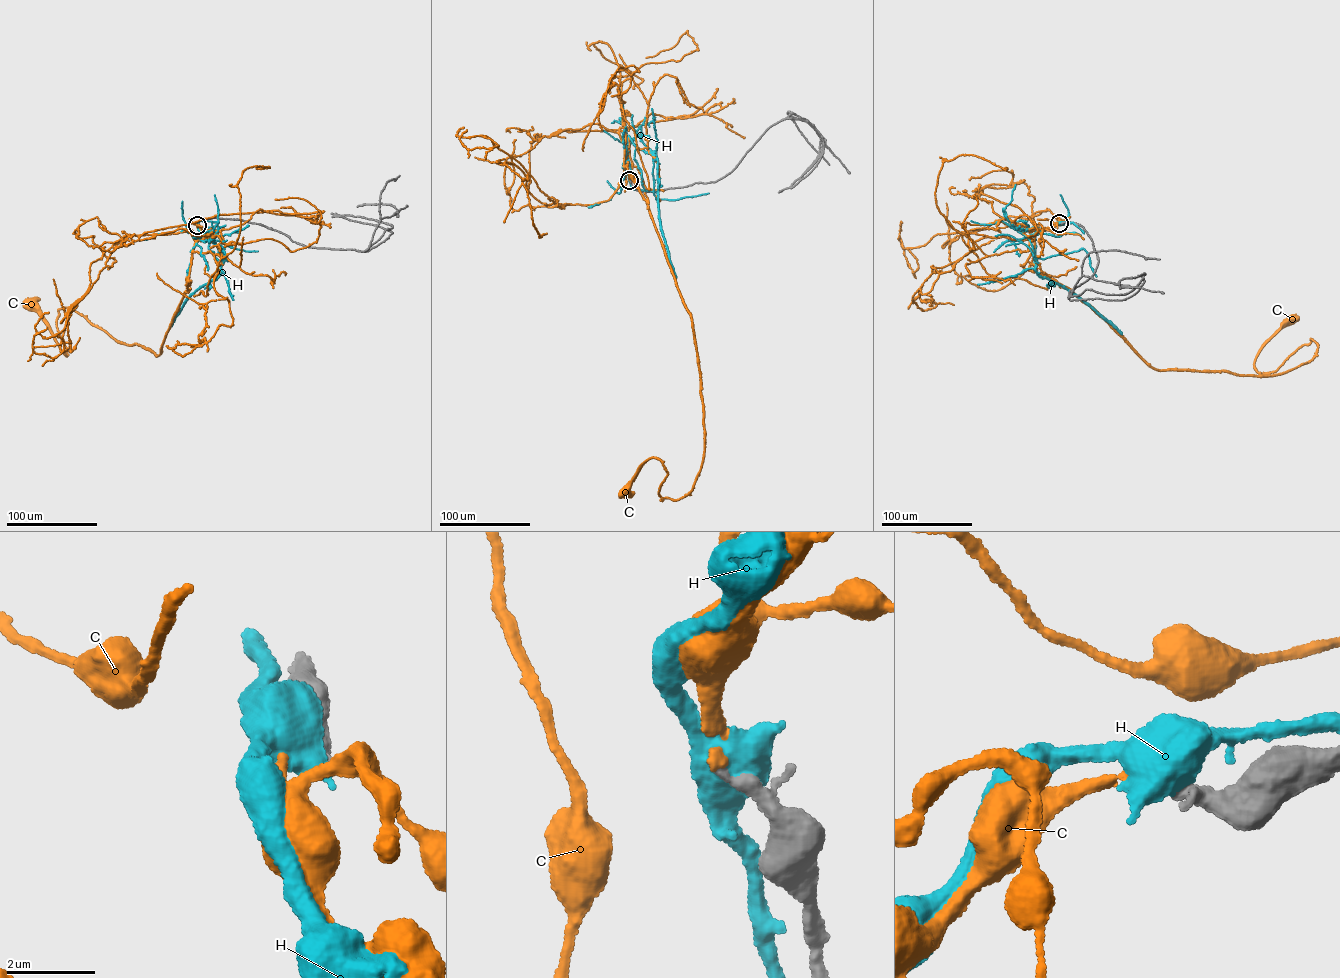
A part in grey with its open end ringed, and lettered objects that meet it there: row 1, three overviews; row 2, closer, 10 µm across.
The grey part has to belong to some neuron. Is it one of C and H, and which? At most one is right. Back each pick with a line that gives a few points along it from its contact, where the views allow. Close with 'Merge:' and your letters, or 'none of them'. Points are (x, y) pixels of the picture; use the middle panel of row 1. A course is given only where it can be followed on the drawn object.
C: Its course: (629, 180), (628, 149), (691, 318), (704, 439), (685, 495), (660, 500), (653, 457), (625, 492)
Merge: C

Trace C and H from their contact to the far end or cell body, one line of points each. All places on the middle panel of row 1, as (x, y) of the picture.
C: (629, 180), (628, 149), (691, 318), (704, 439), (685, 495), (660, 500), (653, 457), (625, 492)
H: (629, 180), (628, 135), (640, 149), (655, 151), (658, 160), (659, 216), (676, 277)

